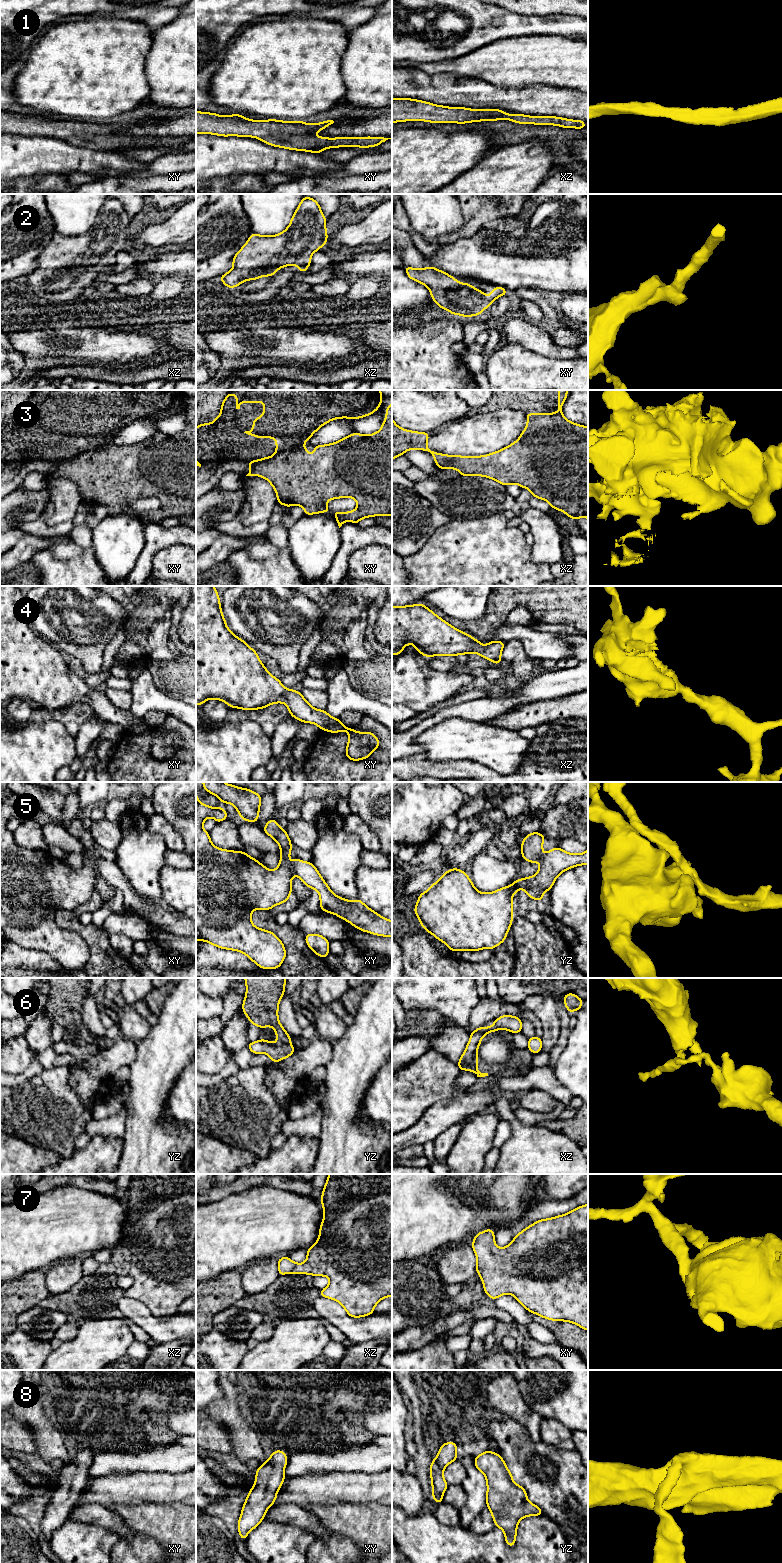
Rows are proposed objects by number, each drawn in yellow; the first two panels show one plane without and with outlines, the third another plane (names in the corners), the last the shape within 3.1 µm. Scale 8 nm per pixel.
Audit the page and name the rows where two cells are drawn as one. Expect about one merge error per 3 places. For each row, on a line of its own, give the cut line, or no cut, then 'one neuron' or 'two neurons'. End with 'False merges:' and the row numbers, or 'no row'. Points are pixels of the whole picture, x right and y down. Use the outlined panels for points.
1: cut none; one neuron
2: cut none; one neuron
3: cut none; one neuron
4: cut none; one neuron
5: cut xy (281, 852), (287, 857); two neurons
6: cut yz (278, 1041), (290, 1044); two neurons
7: cut none; one neuron
8: cut none; one neuron
False merges: 5, 6

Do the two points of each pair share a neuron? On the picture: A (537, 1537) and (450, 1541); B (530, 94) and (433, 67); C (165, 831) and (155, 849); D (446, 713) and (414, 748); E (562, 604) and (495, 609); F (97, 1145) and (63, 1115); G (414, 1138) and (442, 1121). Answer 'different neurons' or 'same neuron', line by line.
A: same neuron
B: different neurons
C: different neurons
D: same neuron
E: same neuron
F: different neurons
G: same neuron

